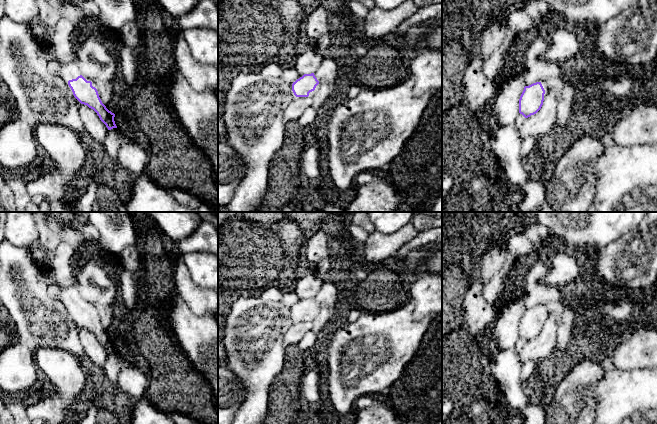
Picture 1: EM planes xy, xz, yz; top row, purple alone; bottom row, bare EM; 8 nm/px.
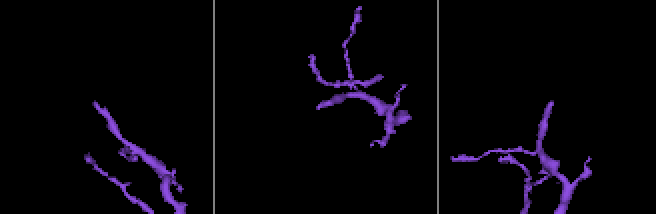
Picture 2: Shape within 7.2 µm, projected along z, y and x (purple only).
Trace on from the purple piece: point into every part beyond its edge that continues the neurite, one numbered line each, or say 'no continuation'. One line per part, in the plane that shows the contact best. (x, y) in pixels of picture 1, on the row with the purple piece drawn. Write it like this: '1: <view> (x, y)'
no continuation

